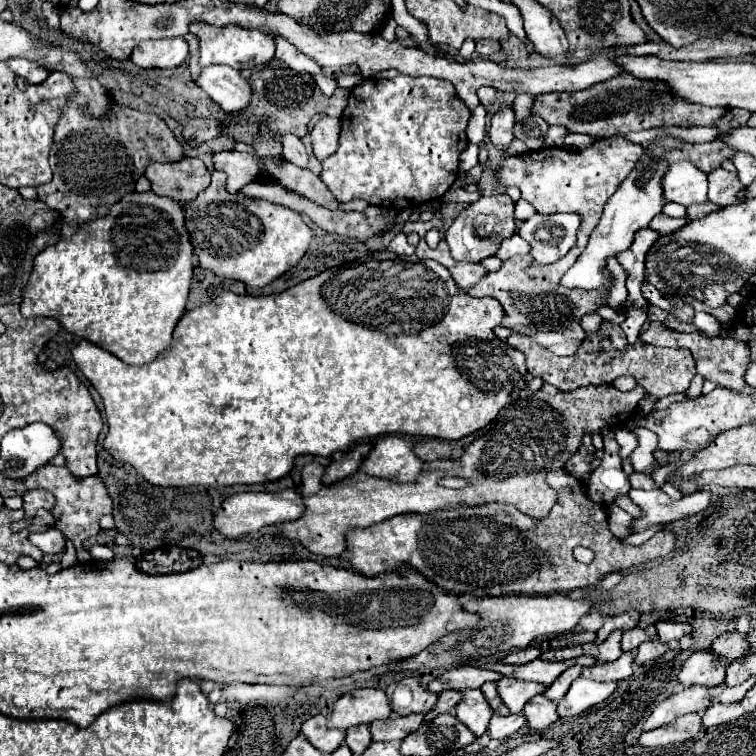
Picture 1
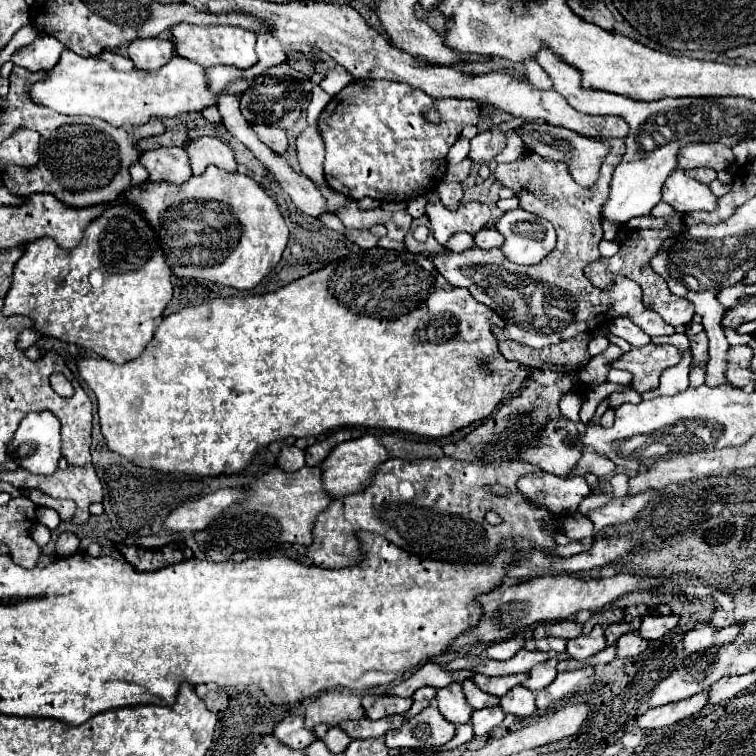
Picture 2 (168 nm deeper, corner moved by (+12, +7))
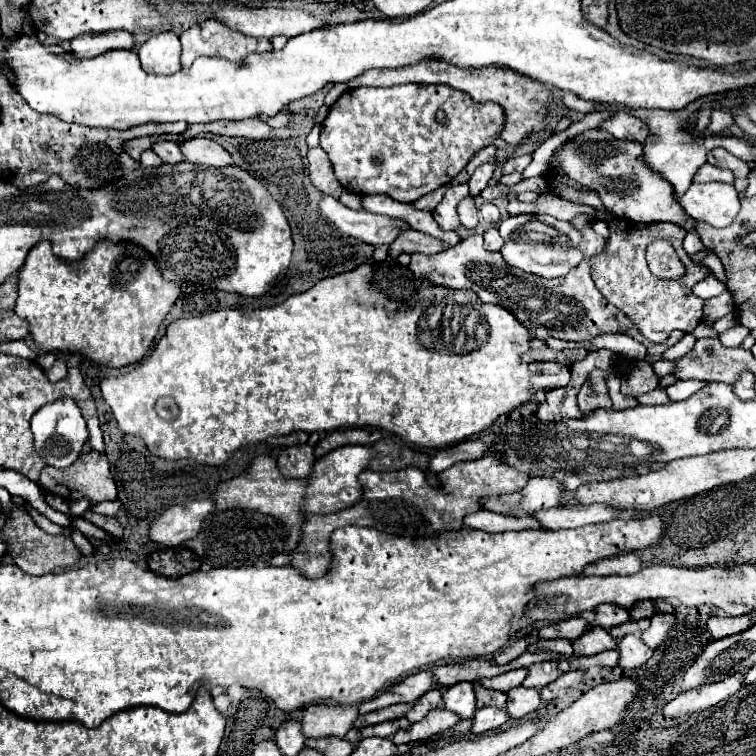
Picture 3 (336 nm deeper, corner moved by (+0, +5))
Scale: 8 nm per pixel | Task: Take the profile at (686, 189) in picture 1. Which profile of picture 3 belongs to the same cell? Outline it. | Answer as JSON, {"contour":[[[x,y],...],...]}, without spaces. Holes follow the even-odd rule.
{"contour":[[[694,182],[678,202],[690,218],[714,228],[726,228],[740,210],[738,192],[732,184],[722,182]]]}

